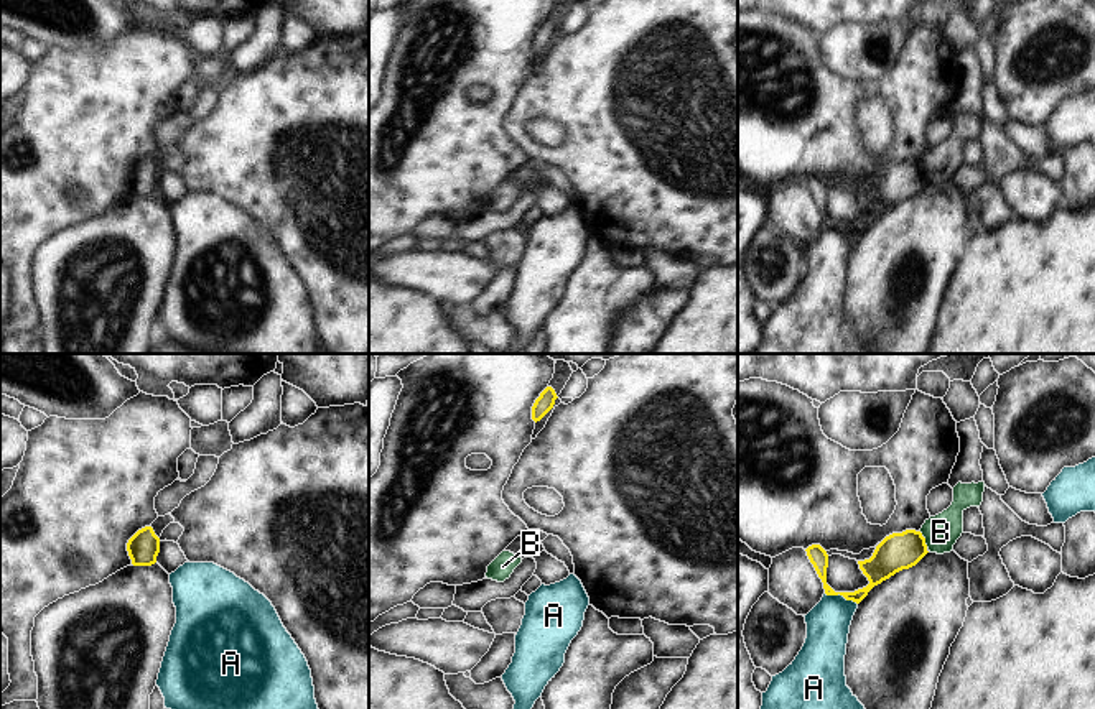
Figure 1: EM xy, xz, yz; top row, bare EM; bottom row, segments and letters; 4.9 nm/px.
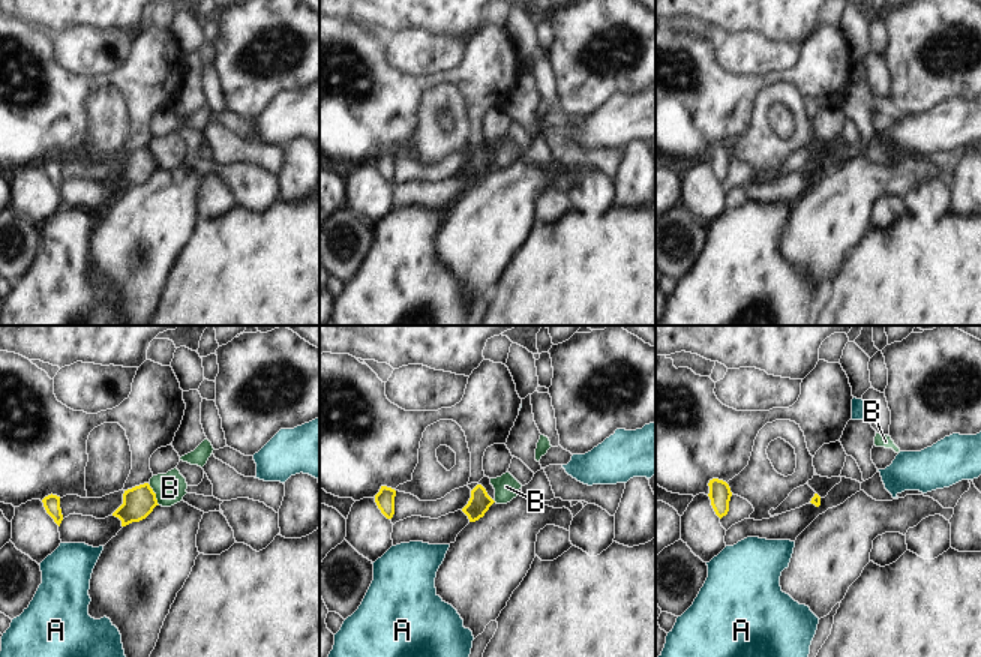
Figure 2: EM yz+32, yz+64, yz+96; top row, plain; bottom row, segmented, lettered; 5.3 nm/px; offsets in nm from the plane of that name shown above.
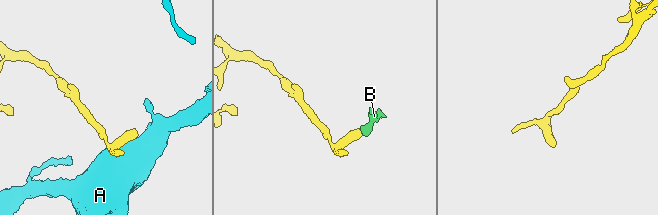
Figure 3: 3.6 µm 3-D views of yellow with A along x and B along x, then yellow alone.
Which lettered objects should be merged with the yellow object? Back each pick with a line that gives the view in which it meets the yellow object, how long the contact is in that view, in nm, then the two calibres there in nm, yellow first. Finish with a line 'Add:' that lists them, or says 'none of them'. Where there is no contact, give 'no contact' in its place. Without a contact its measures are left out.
Add: none of them

